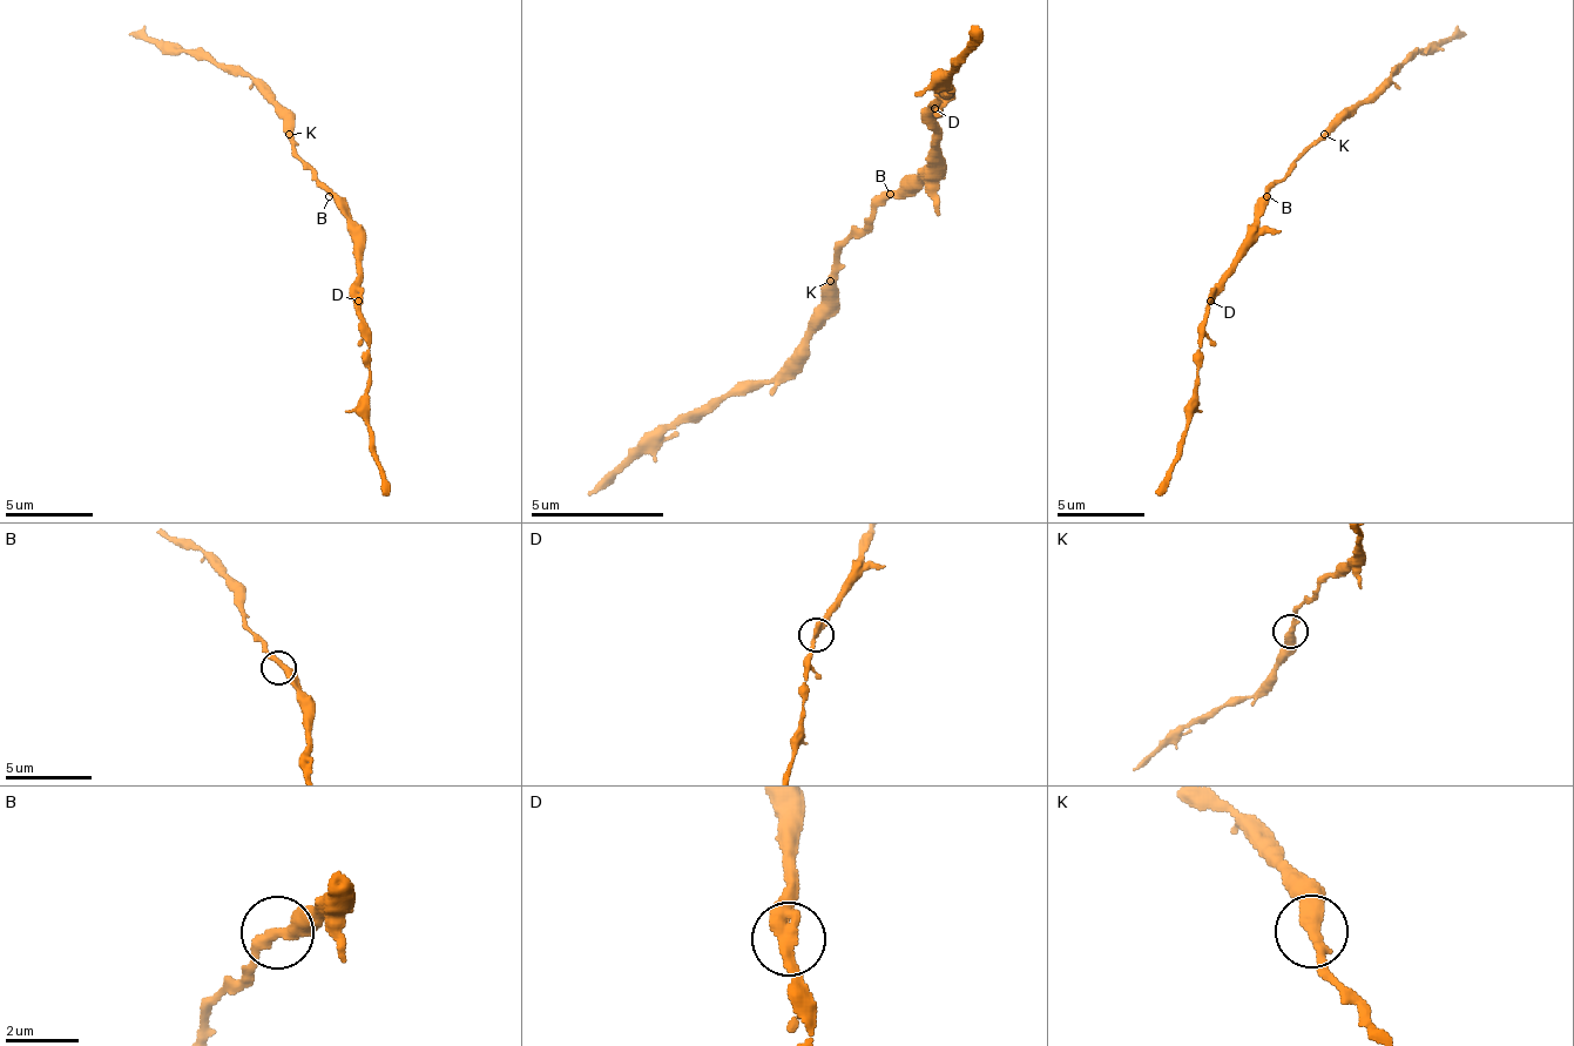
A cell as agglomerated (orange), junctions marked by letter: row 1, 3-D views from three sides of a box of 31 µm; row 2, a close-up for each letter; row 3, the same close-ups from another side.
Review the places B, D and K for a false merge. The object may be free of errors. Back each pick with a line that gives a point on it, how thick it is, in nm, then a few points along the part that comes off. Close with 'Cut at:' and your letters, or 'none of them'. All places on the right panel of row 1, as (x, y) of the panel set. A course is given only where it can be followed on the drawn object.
Cut at: none of them

